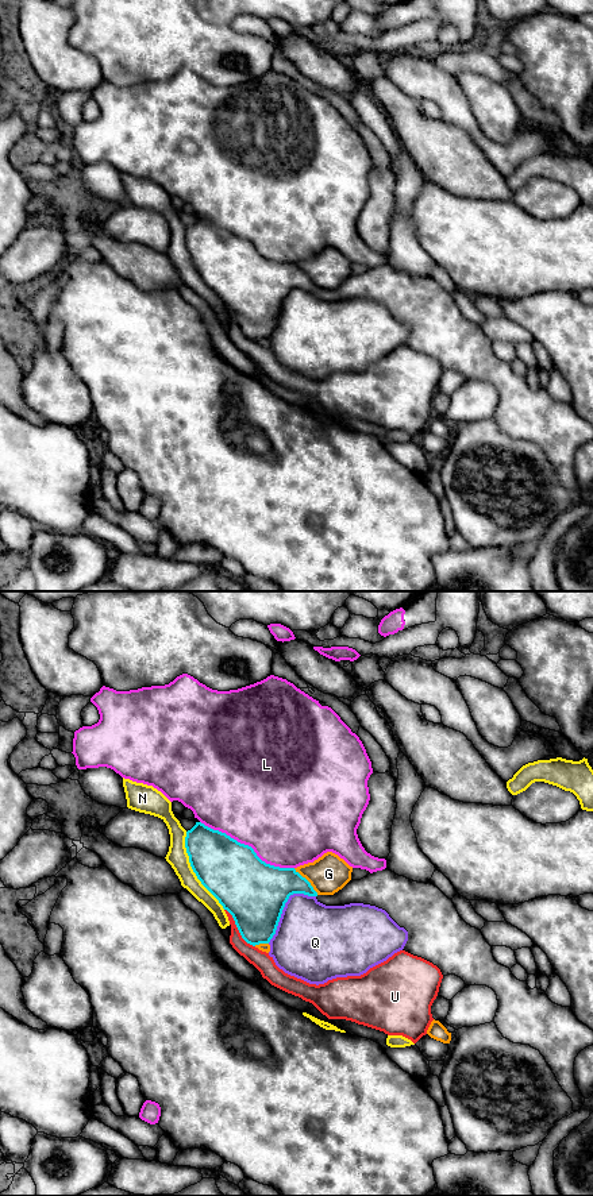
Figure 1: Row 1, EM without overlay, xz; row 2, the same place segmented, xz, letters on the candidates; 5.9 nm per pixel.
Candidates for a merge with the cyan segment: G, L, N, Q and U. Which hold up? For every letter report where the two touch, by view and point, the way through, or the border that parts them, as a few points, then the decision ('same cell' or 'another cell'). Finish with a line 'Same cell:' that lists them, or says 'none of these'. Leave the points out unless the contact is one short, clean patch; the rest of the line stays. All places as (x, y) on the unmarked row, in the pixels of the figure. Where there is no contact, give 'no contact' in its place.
G: contact xz (307, 276); another cell
L: contact xz (247, 240); another cell
N: contact xz (193, 266); another cell
Q: contact xz (284, 301); another cell
U: contact xz (238, 324); another cell
Same cell: none of these

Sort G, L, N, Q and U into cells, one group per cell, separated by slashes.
G / L / N / Q / U

